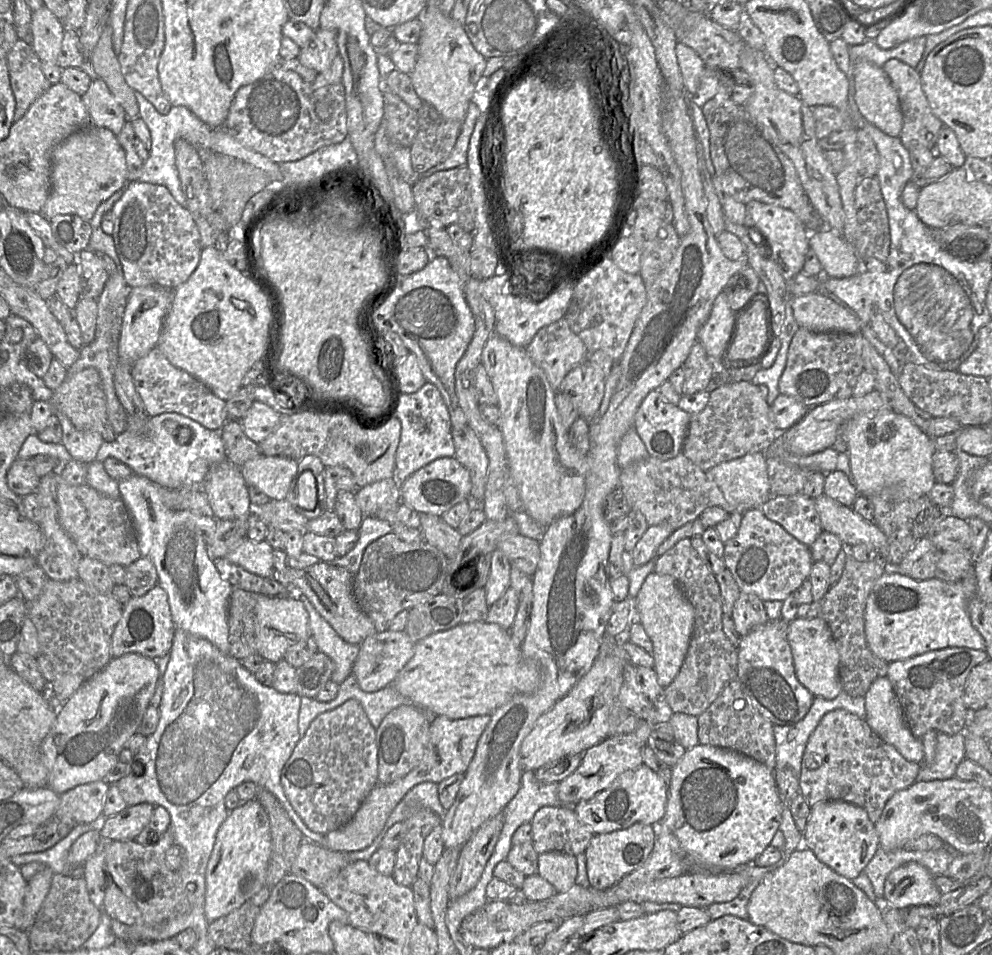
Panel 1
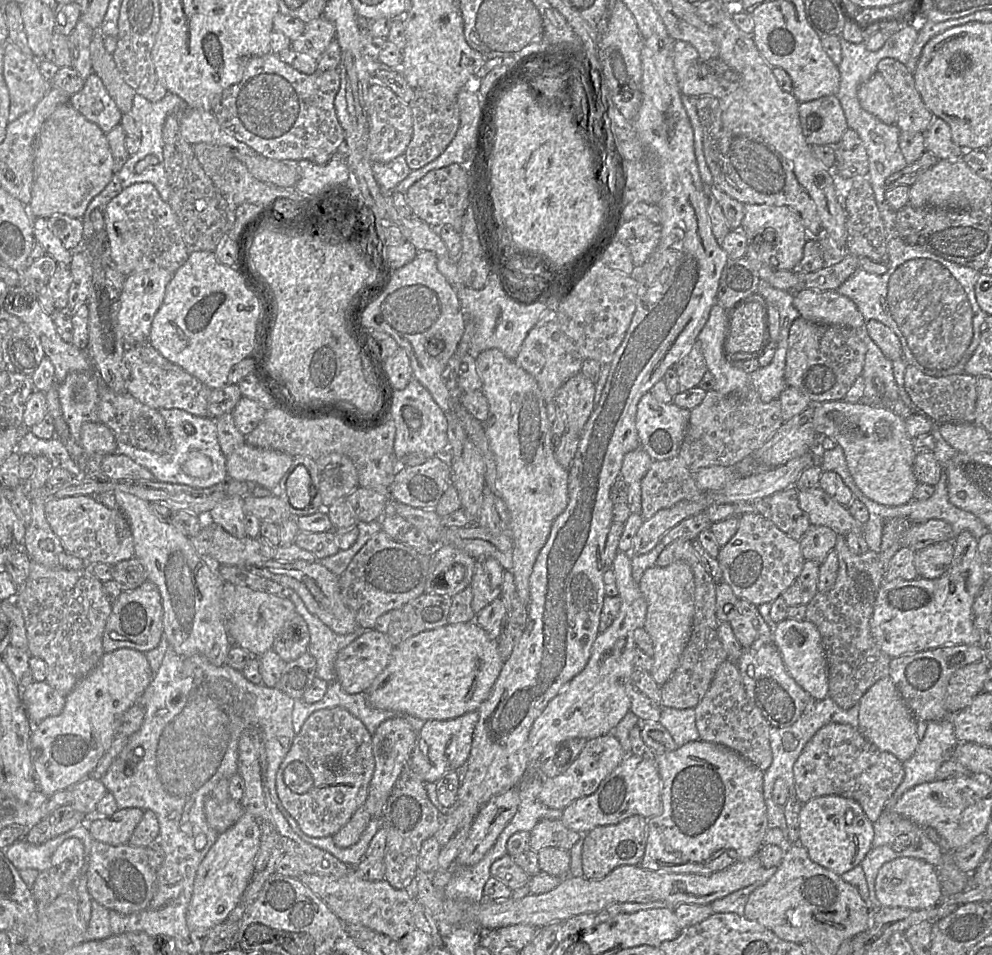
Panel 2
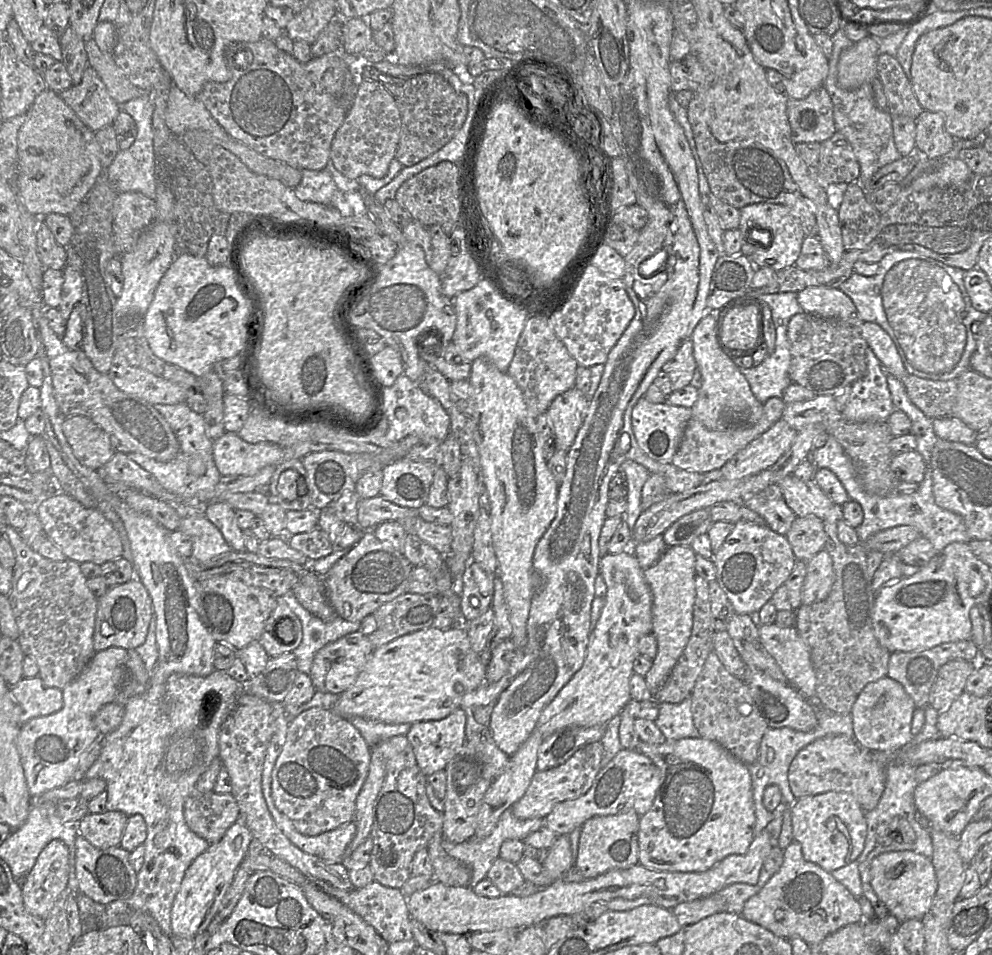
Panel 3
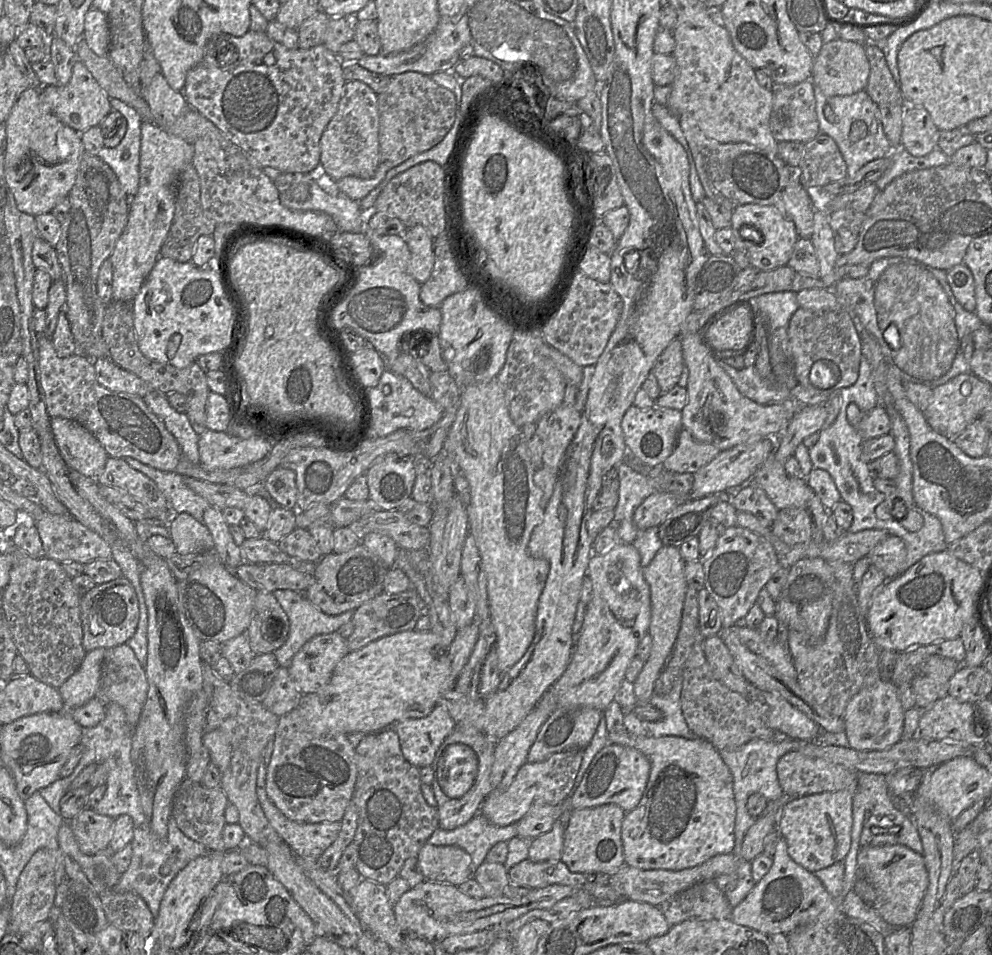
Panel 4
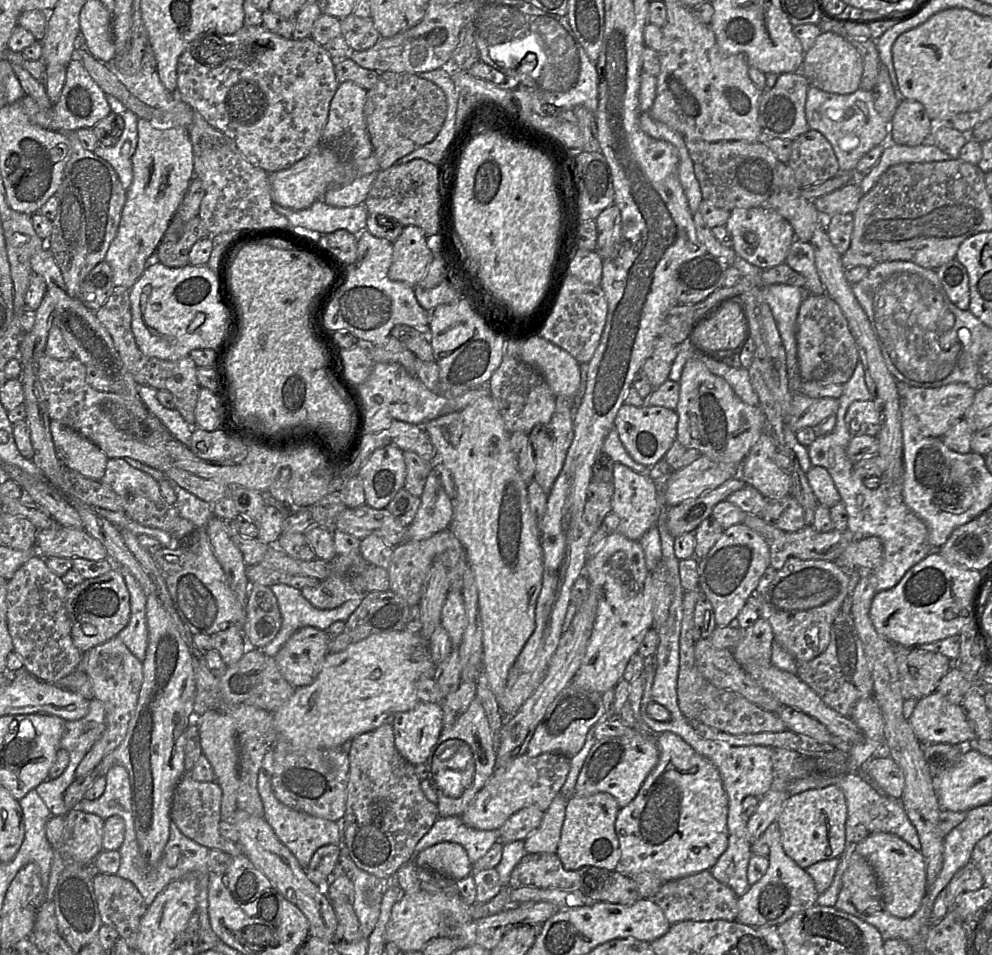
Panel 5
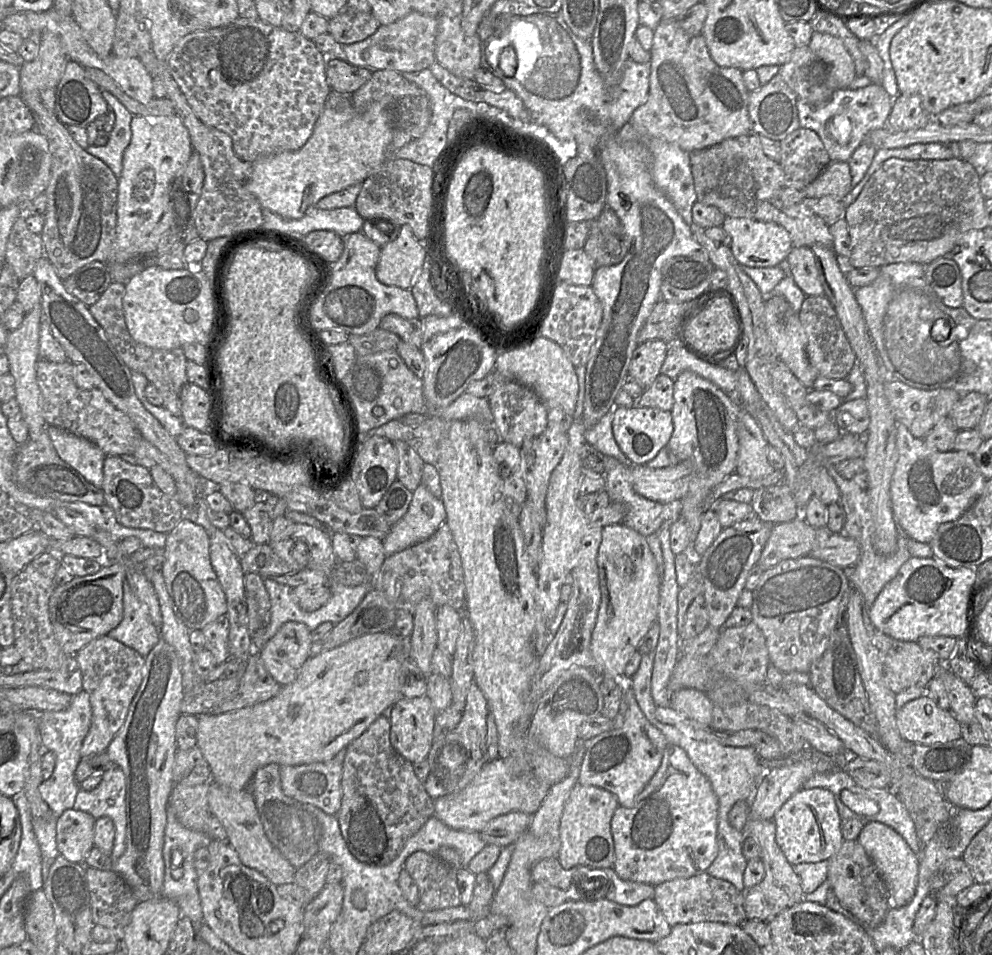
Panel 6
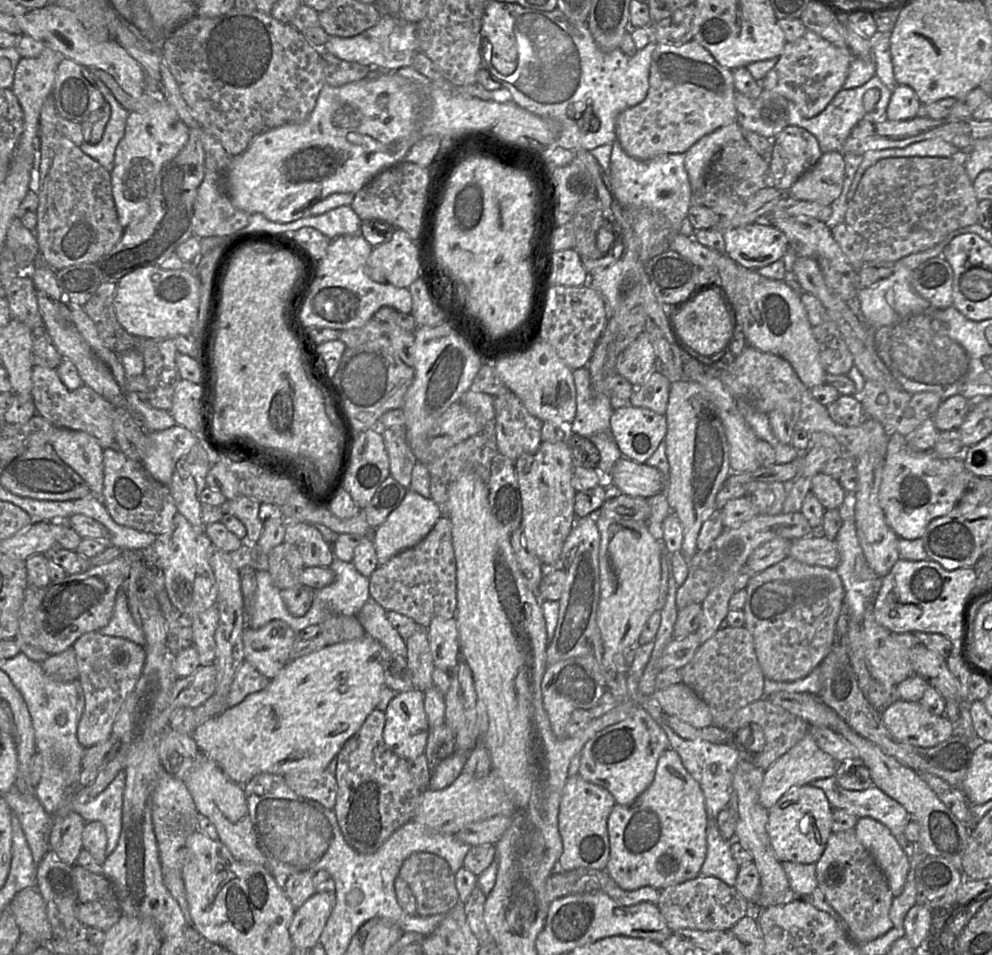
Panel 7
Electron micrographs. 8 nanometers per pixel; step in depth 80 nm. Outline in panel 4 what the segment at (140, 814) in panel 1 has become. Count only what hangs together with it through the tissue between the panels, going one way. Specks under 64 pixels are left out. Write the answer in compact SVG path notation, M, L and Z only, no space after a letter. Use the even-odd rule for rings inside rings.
M85 808L68 821L80 850L88 855L109 848L114 818Z

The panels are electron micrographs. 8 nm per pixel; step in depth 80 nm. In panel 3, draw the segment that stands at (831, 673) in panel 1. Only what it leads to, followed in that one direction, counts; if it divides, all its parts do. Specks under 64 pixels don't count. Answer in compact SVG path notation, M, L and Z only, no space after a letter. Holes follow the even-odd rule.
M760 624L758 630L763 648L774 658L789 684L808 699L814 699L817 678L811 661L810 648L796 627Z

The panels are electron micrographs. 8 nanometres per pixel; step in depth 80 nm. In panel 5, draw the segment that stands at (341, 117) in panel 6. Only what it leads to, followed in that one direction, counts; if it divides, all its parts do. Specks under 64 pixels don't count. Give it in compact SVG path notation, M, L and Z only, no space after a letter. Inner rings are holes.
M319 145L292 166L268 174L274 203L288 209L302 210L322 199L330 188L349 185L358 178L379 171L381 170L374 153L364 161L341 162L334 152Z

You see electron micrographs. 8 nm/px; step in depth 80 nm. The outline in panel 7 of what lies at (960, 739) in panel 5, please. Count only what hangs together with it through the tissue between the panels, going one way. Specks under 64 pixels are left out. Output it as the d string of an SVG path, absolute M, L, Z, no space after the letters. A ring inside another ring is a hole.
M898 700L881 712L881 720L896 740L922 748L936 746L954 733L947 718L931 714L920 702Z

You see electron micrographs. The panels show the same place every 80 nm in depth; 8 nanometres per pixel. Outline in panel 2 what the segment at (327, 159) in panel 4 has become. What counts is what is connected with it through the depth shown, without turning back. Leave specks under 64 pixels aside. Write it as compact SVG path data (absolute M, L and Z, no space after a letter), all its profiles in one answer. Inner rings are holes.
M372 76L367 90L365 107L369 125L367 150L371 163L388 163L396 157L404 155L413 135L413 117L409 105Z

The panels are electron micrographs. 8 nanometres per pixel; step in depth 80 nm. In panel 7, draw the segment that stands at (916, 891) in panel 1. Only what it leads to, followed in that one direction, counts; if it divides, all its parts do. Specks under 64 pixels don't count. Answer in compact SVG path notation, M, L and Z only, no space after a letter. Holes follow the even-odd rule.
M861 817L855 826L858 840L871 853L887 880L892 895L902 893L910 870L910 858L891 831L880 821Z

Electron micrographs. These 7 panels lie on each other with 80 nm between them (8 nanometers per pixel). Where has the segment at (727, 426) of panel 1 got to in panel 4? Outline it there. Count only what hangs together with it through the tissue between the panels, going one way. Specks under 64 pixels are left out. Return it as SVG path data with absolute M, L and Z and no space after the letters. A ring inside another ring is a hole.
M683 429L671 455L663 466L668 472L694 474L711 462L721 450L711 444L697 441L689 431Z

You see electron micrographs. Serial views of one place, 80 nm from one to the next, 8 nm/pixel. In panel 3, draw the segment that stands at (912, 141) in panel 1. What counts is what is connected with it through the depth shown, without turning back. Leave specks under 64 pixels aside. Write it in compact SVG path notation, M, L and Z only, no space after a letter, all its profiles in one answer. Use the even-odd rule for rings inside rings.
M879 54L877 78L882 83L891 114L915 120L923 112L924 109L913 92L910 79L894 56Z

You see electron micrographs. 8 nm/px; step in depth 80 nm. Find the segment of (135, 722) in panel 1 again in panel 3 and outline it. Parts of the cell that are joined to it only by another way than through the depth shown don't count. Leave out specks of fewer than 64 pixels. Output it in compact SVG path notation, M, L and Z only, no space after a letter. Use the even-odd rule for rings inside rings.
M111 647L96 652L84 670L62 690L63 707L61 710L50 715L32 718L22 724L16 745L31 797L37 797L49 790L61 787L76 776L81 755L96 739L103 736L94 724L95 714L105 704L119 699L125 683L126 660L127 650L124 648Z

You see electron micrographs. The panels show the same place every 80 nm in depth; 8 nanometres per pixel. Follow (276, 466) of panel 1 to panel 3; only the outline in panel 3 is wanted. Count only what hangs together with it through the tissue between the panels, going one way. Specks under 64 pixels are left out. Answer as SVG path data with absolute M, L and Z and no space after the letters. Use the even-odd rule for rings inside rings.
M234 432L213 441L213 458L222 477L251 476L268 465L283 461L283 449L274 443L250 444Z

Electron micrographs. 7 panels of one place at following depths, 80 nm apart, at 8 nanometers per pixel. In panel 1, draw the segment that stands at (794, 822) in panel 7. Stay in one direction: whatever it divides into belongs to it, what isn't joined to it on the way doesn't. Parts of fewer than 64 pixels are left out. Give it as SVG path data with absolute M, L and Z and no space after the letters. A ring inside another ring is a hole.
M842 800L821 801L811 806L803 834L803 846L813 851L819 861L839 875L852 880L872 859L879 846L879 837L867 812Z

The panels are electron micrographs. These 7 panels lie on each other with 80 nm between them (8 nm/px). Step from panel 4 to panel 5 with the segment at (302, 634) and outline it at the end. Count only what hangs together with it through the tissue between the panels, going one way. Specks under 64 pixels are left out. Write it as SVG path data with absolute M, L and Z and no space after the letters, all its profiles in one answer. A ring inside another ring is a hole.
M273 585L270 589L277 599L282 625L274 640L261 651L273 658L298 629L309 626L325 631L334 622L346 622L363 600L355 598L337 608L319 610L303 597L300 590L286 585Z

